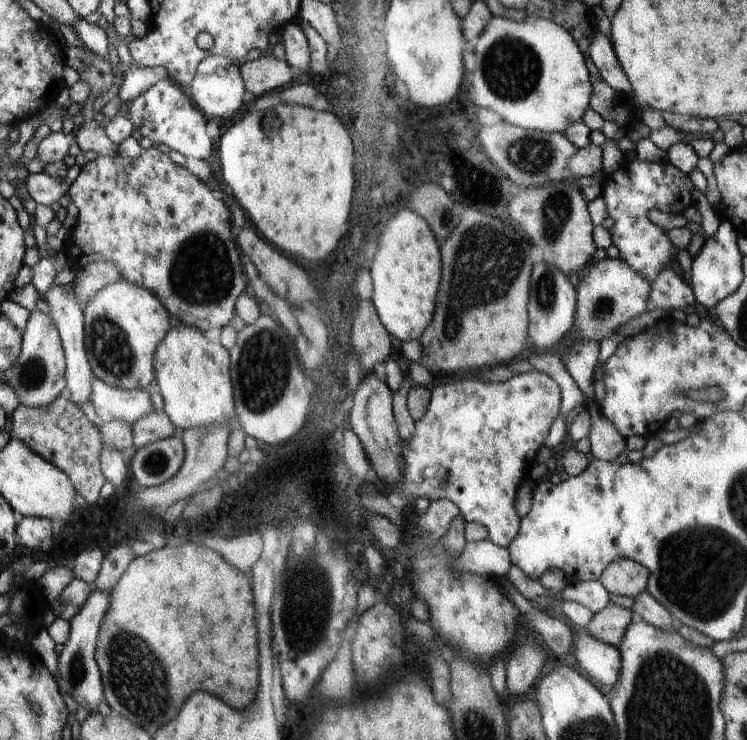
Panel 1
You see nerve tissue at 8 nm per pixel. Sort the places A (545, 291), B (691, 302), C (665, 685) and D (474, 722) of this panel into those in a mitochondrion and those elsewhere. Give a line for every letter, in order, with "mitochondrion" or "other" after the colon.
A: mitochondrion
B: other
C: mitochondrion
D: mitochondrion

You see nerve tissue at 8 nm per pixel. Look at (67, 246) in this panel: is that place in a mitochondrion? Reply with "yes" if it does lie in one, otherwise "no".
no

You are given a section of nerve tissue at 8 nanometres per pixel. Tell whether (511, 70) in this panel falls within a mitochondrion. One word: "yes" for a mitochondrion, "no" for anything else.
yes

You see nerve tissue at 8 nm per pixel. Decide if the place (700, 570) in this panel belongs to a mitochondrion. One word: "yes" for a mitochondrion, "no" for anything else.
yes

